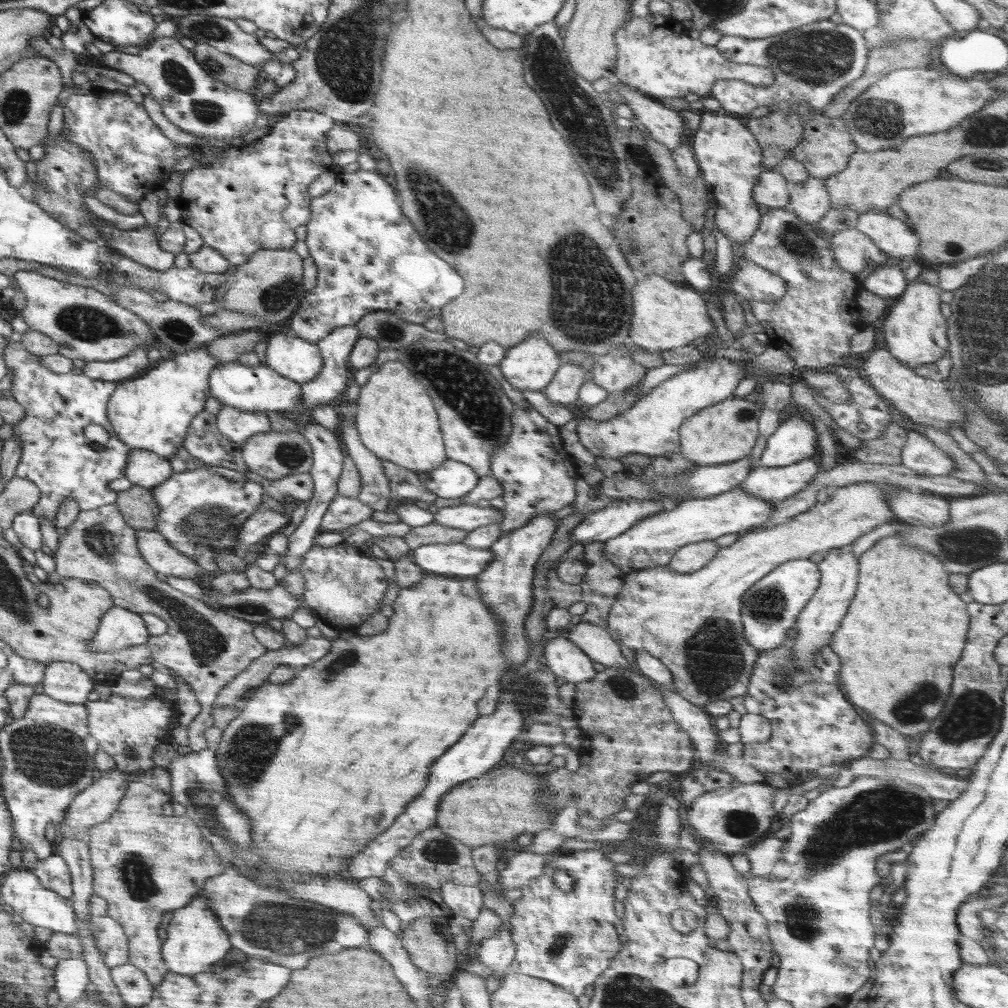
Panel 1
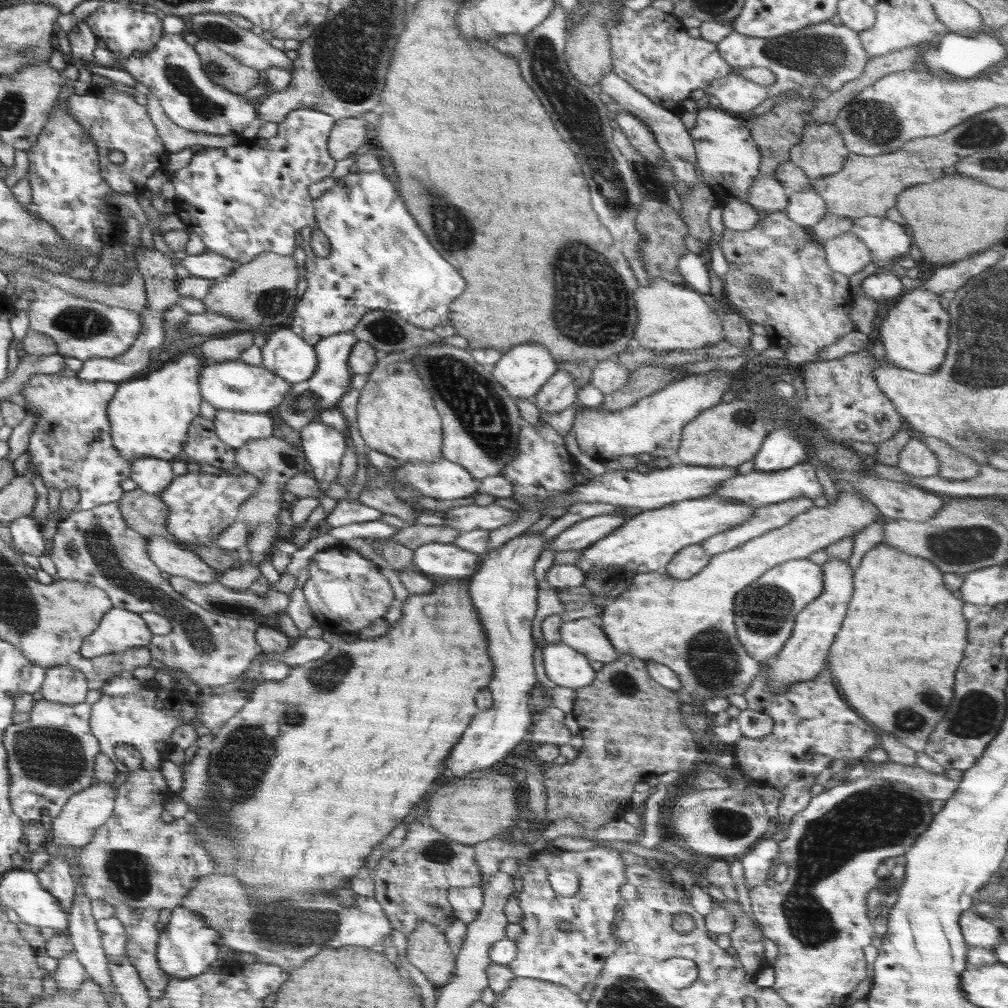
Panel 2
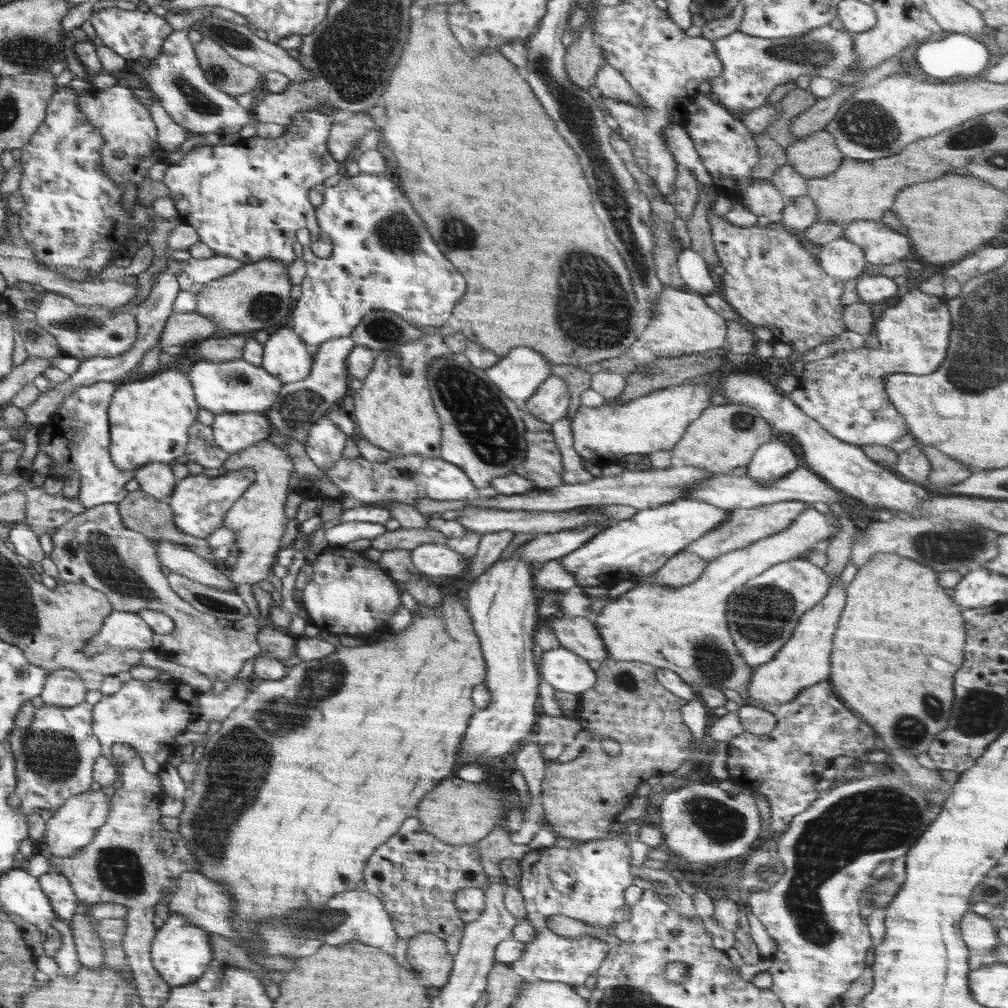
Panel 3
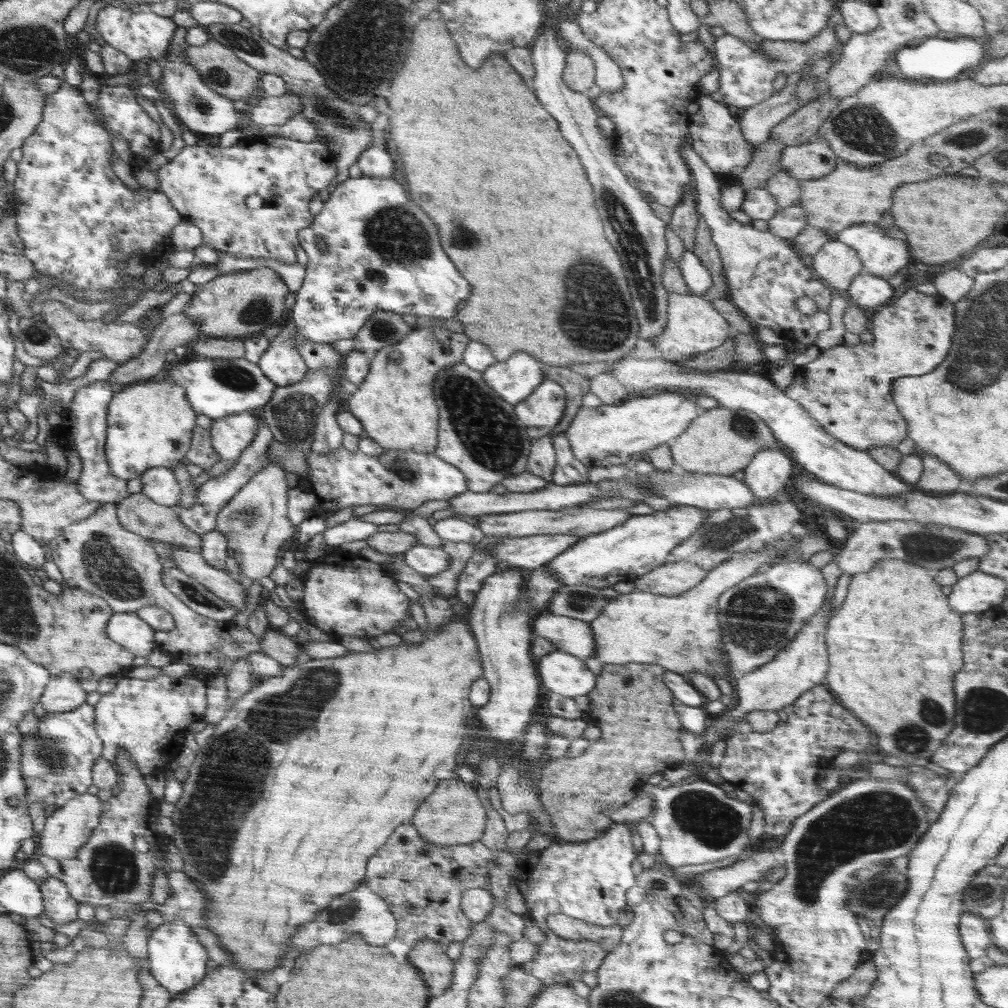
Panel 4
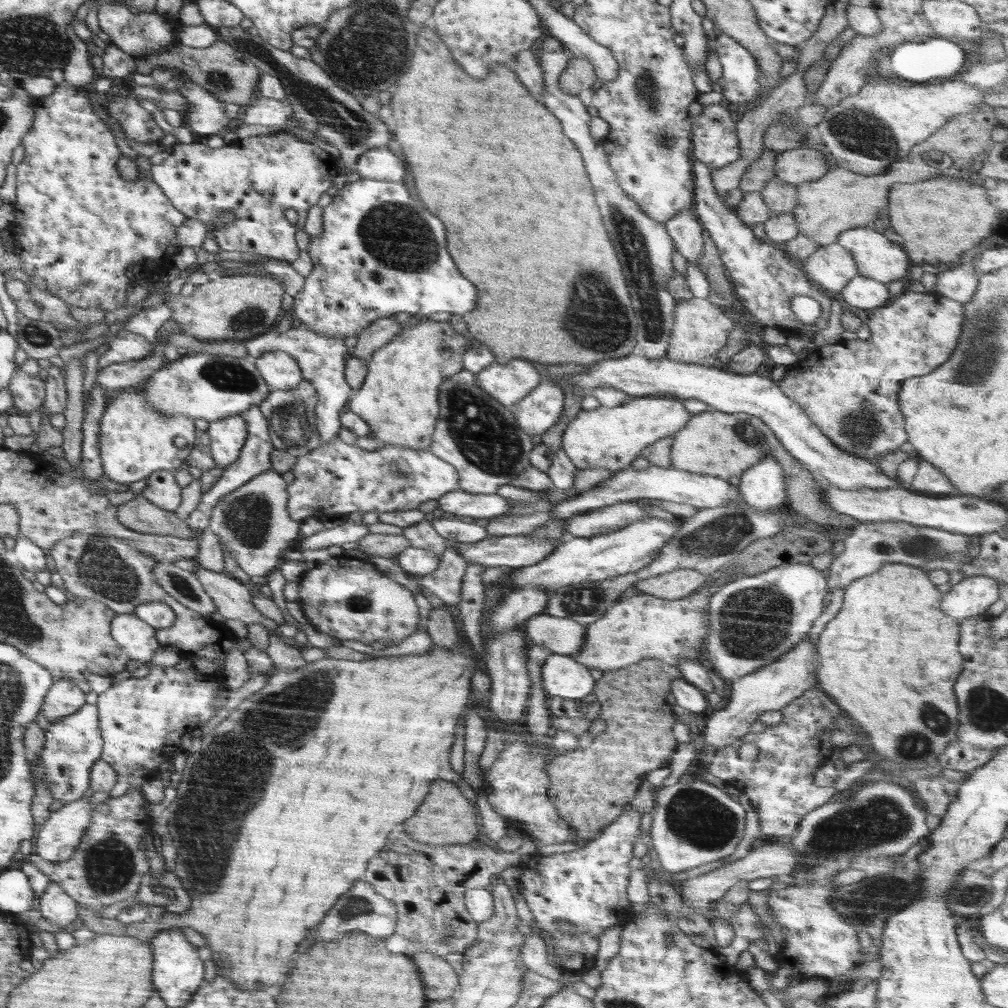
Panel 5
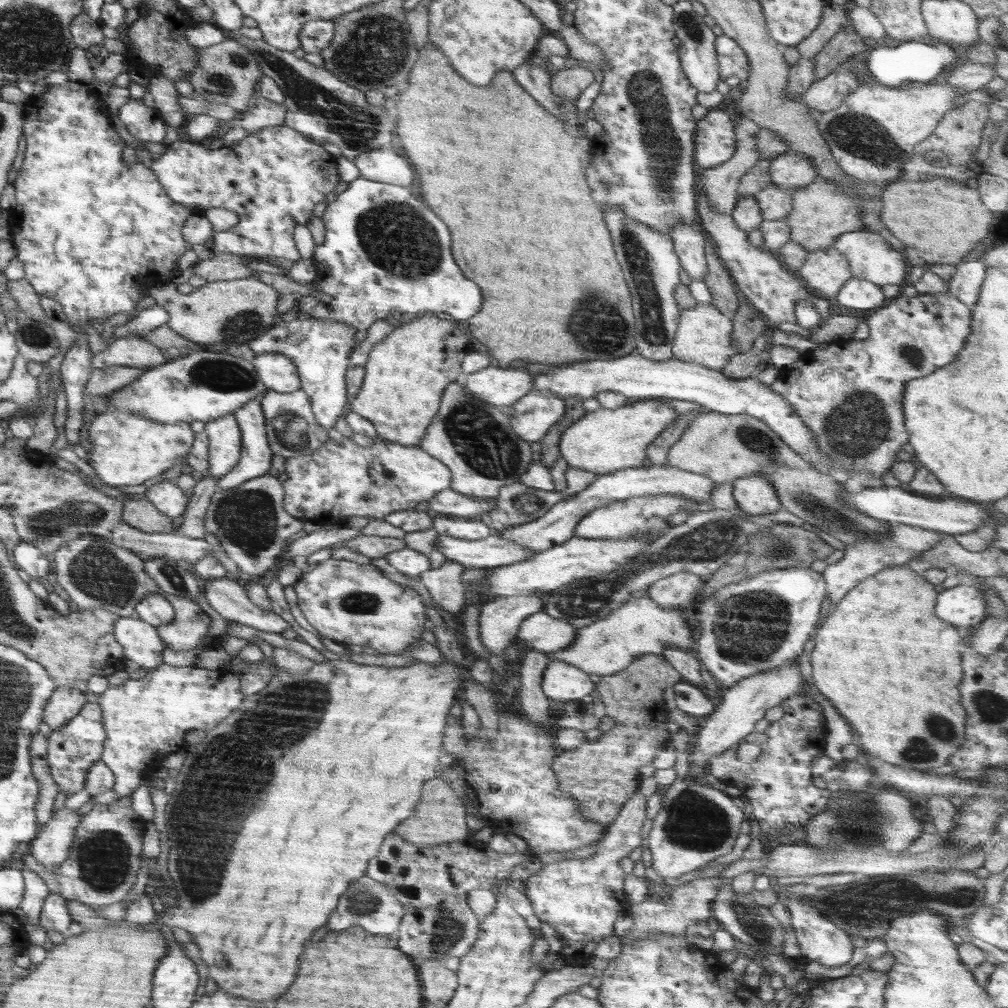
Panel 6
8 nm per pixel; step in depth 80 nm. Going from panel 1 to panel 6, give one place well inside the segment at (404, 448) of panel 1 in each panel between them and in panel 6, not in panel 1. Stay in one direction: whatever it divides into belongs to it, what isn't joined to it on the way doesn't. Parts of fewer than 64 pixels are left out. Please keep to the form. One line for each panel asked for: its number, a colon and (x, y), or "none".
2: (395, 413)
3: (393, 409)
4: (395, 403)
5: (398, 399)
6: (405, 376)

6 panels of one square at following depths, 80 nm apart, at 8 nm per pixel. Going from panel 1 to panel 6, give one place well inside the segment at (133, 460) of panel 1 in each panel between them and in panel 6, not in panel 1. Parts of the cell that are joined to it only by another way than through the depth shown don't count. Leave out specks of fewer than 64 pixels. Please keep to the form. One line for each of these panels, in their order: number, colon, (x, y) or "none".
2: (152, 475)
3: (157, 480)
4: (159, 484)
5: (161, 489)
6: (165, 496)

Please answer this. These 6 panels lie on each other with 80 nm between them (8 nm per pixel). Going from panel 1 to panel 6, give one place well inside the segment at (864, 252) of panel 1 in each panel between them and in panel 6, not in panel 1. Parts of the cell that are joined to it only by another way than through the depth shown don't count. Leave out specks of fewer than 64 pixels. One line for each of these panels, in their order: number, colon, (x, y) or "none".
2: (846, 254)
3: (840, 258)
4: (835, 263)
5: (831, 267)
6: (824, 272)

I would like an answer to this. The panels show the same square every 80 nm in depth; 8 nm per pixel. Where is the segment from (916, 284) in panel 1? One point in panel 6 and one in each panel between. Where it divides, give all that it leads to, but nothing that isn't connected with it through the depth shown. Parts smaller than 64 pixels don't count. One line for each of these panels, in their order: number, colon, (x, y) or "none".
2: (915, 335)
3: (845, 393)
4: (848, 389)
5: (849, 390)
6: (849, 394)

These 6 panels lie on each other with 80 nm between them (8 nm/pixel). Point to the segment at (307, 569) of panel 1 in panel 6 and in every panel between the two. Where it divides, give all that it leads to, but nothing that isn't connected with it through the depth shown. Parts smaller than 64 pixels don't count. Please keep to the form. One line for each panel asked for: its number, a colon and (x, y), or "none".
2: (346, 592)
3: (349, 593)
4: (345, 594)
5: (349, 599)
6: (350, 603)

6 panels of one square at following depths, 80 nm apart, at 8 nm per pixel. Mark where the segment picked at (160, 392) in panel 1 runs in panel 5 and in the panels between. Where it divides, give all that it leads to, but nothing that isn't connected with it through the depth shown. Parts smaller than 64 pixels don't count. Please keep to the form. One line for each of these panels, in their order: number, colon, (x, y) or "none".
2: (150, 414)
3: (150, 416)
4: (150, 424)
5: (135, 441)

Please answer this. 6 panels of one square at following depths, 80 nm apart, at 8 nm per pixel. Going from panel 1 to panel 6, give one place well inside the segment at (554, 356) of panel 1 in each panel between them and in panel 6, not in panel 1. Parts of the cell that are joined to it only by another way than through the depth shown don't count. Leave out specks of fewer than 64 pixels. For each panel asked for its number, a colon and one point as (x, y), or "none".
2: (522, 371)
3: (518, 375)
4: (513, 380)
5: (509, 383)
6: (500, 387)

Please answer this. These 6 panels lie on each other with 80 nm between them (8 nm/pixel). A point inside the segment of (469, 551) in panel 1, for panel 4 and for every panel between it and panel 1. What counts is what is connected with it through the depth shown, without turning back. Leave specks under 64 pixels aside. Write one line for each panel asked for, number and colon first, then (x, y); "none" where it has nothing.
2: (441, 561)
3: (436, 560)
4: (427, 560)

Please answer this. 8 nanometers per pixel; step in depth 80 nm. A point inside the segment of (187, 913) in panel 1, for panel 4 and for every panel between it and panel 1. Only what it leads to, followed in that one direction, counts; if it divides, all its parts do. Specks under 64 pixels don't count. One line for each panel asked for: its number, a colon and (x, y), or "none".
2: (187, 947)
3: (180, 952)
4: (176, 958)

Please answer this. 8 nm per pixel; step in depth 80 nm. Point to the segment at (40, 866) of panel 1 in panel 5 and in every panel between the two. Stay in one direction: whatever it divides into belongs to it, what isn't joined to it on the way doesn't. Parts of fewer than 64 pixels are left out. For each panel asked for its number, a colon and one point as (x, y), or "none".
2: (55, 877)
3: (56, 887)
4: (60, 907)
5: (56, 906)

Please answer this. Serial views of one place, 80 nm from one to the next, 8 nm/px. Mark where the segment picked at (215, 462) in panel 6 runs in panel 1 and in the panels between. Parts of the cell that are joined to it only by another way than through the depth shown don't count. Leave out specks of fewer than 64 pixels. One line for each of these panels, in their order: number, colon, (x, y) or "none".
1: (238, 425)
2: (234, 428)
3: (232, 432)
4: (230, 435)
5: (228, 435)

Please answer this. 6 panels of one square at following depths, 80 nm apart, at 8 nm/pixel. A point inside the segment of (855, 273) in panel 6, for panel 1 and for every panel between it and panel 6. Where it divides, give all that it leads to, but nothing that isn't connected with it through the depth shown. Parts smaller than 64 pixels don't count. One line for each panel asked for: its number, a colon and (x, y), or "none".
1: (892, 235)
2: (886, 239)
3: (881, 245)
4: (882, 256)
5: (877, 258)

